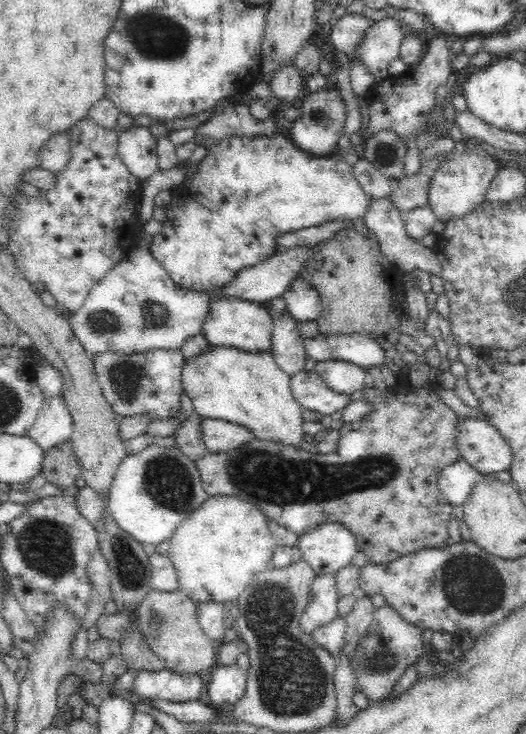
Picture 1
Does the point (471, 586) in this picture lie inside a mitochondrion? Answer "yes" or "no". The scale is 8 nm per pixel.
yes

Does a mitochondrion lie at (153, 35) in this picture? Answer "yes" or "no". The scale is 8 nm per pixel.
yes

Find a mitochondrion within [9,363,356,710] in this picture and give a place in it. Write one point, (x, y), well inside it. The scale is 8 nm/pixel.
(44, 546)

